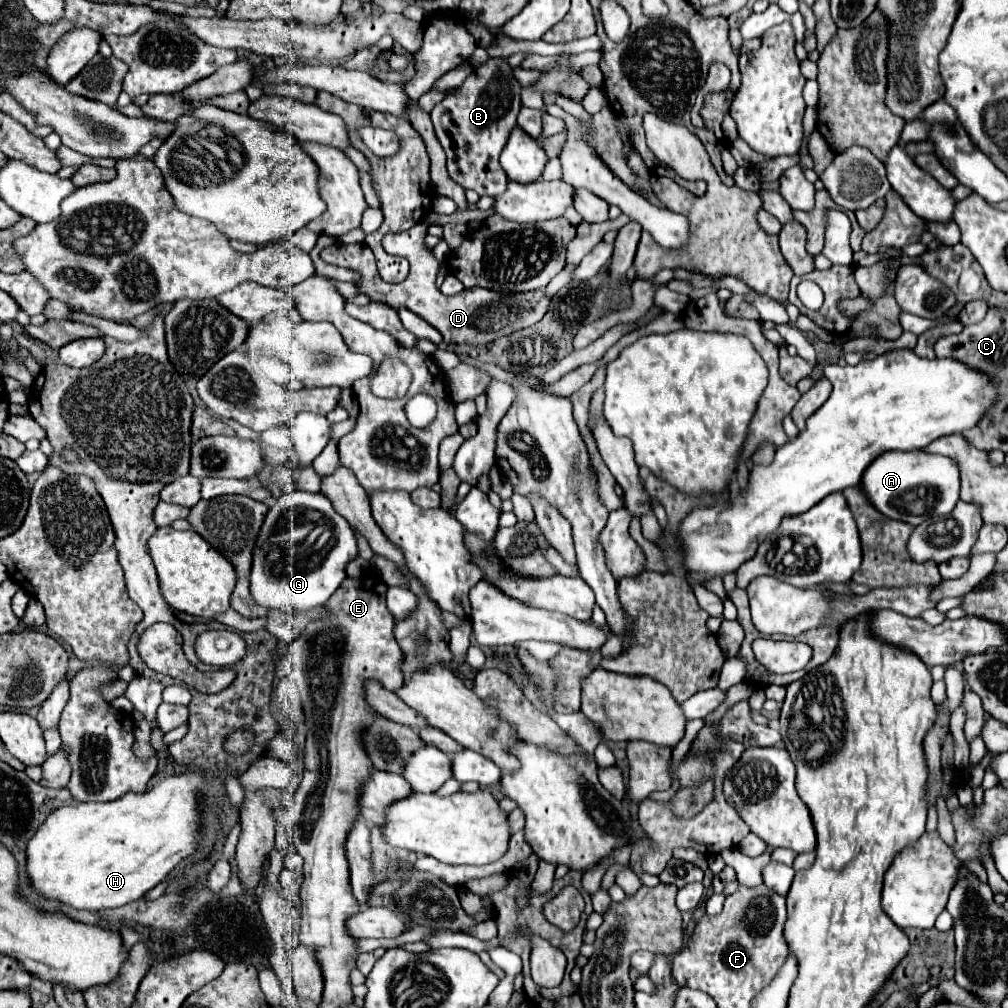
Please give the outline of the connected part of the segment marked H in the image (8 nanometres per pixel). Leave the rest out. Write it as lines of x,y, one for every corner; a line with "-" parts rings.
185,772
171,778
161,778
145,794
127,794
113,802
87,802
59,808
47,816
33,838
27,842
27,874
33,890
47,898
59,900
77,910
99,912
119,908
143,898
151,888
187,858
199,838
199,808
197,798
205,792
201,774

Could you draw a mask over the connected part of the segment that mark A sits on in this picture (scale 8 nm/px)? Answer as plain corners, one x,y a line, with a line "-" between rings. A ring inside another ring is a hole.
891,450
891,454
883,454
883,458
877,458
865,470
859,486
883,516
917,526
927,518
949,514
955,508
955,502
959,500
959,468
951,458
937,454
923,454
921,450
913,450
911,454

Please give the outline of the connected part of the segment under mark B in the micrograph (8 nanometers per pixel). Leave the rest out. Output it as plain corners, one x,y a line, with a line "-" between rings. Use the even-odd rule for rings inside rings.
489,58
485,64
477,66
467,76
467,80
457,88
457,92
447,94
447,98
431,110
435,134
437,134
441,146
447,154
449,176
457,184
461,184
463,188
475,190
479,196
503,194
509,180
507,180
507,174
503,172
503,168
499,164
499,154
501,154
503,146
507,144
511,130
515,128
519,108
521,108
521,84
517,82
513,68
509,66
509,62
505,58

